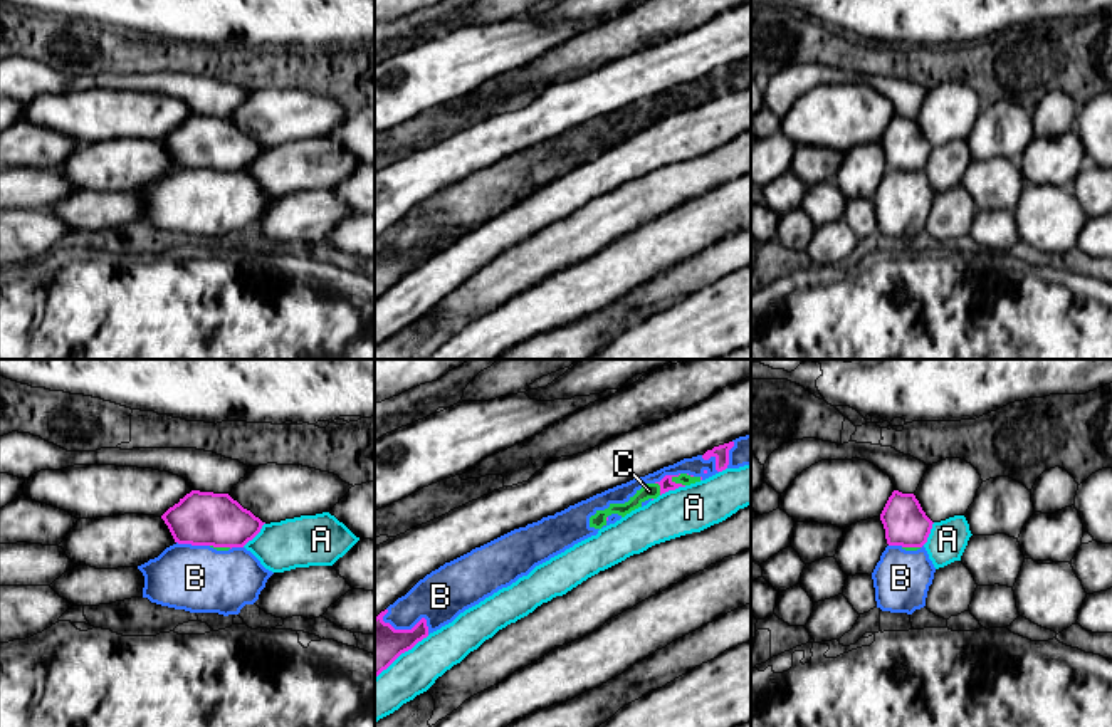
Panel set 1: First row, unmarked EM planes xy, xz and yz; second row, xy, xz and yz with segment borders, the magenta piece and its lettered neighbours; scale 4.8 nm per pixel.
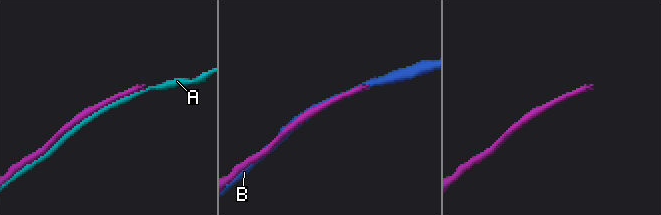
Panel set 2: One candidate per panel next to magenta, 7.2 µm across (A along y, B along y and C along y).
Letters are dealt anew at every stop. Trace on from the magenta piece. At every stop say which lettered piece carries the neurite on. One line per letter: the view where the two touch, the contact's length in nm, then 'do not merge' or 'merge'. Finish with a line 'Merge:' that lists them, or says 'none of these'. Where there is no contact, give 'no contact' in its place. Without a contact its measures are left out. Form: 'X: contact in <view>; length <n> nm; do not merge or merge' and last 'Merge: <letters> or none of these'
A: contact in xy; length 160 nm; do not merge
B: contact in xz; length 240 nm; do not merge
C: contact in xz; length 80 nm; do not merge
Merge: none of these

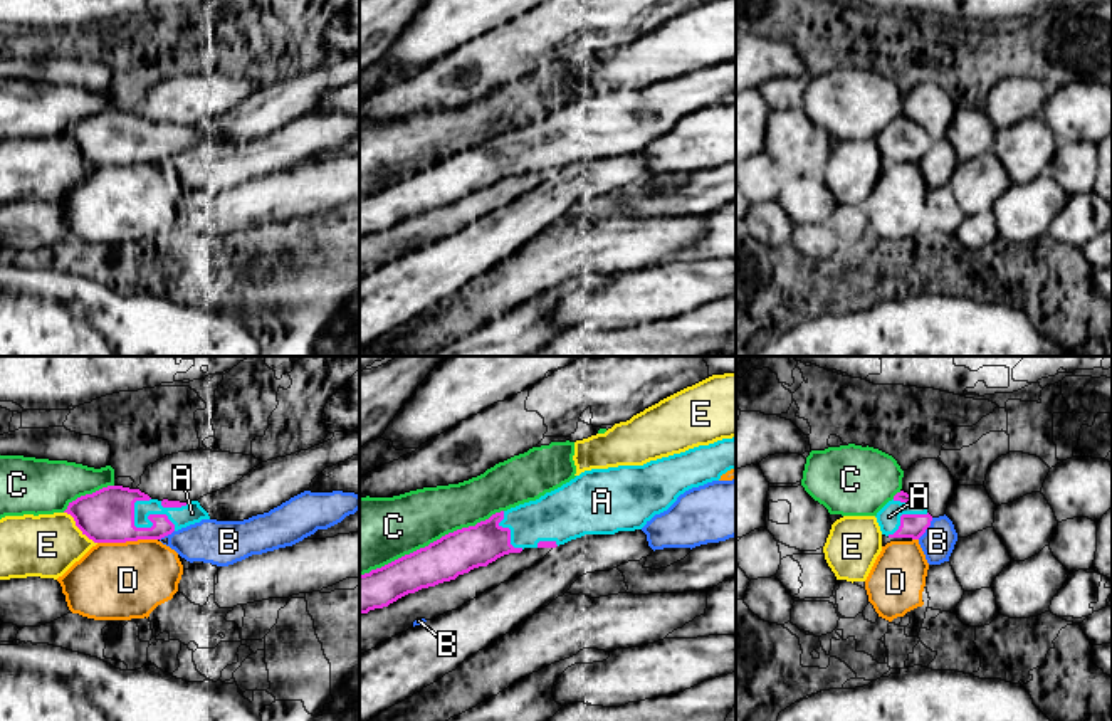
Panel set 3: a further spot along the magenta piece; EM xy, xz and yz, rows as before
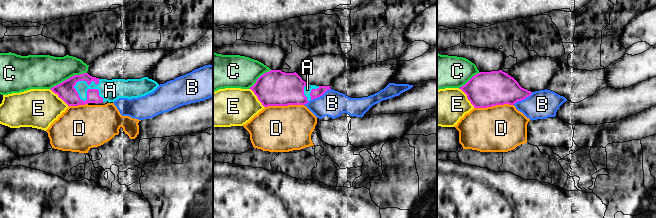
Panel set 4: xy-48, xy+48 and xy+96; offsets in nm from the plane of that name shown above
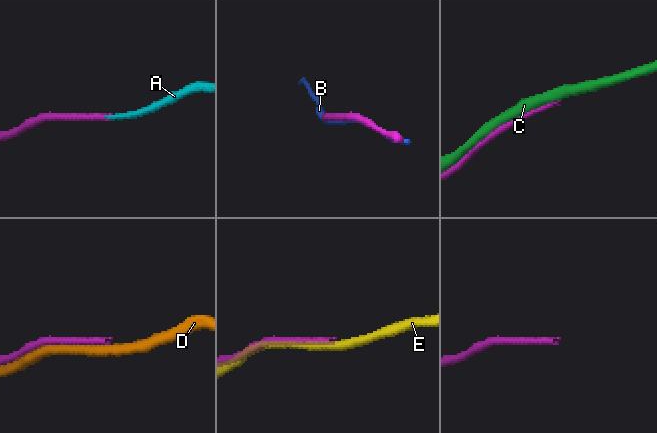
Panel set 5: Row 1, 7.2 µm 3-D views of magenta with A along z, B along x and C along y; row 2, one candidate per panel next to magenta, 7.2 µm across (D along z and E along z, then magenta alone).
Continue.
A: contact in xy; length 240 nm; merge
B: contact in yz; length 130 nm; do not merge
C: contact in xz; length 750 nm; do not merge
D: contact in xy; length 280 nm; do not merge
E: contact in xy; length 220 nm; do not merge
Merge: A

